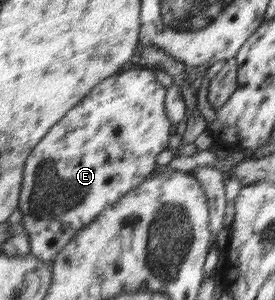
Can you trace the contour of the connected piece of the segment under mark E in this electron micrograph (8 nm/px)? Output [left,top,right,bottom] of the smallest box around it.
[18,66,172,260]

